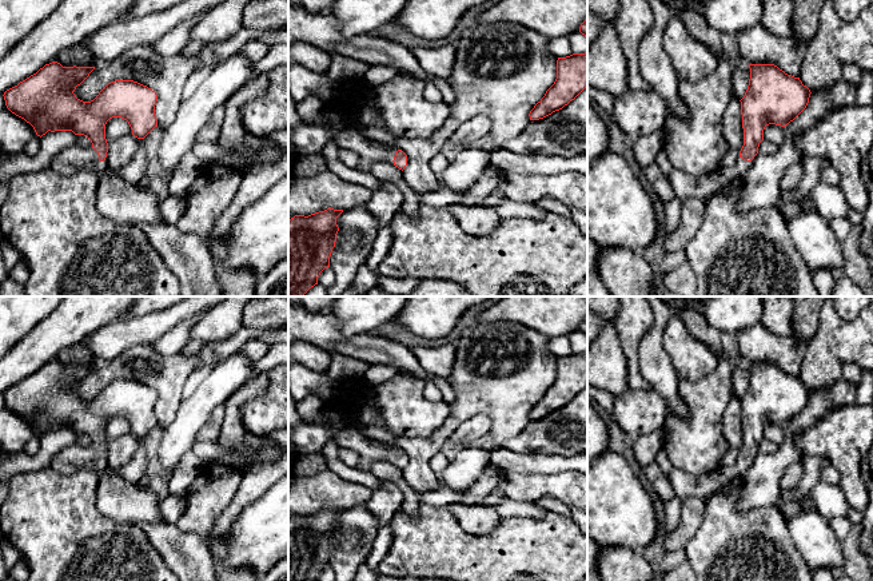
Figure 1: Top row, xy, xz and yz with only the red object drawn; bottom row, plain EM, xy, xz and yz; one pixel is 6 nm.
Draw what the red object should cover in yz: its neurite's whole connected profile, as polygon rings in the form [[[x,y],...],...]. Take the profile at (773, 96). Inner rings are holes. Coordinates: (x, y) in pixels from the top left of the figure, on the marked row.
[[[749,64],[749,68],[749,85],[745,96],[740,100],[744,128],[744,146],[740,158],[752,162],[764,140],[765,127],[769,124],[788,126],[806,108],[812,92],[800,77],[785,73],[774,64]]]

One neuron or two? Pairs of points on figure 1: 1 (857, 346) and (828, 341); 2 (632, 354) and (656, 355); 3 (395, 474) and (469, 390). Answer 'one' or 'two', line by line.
1: one
2: two
3: two

